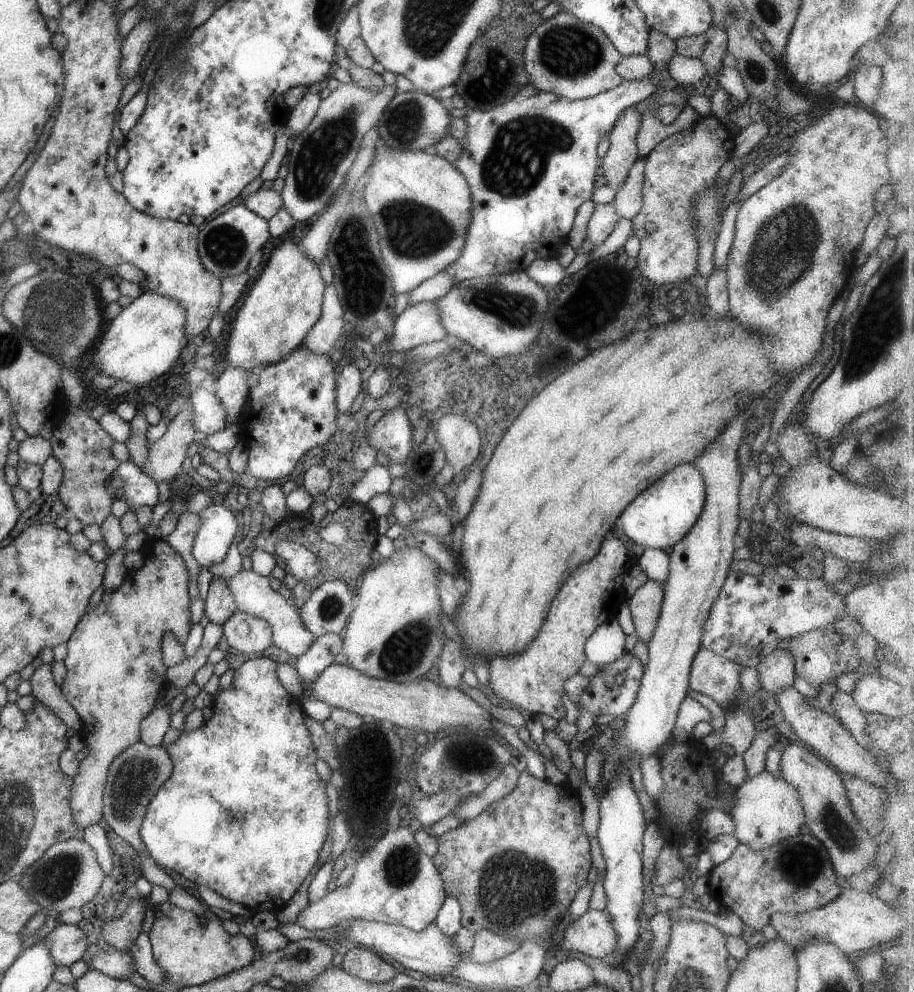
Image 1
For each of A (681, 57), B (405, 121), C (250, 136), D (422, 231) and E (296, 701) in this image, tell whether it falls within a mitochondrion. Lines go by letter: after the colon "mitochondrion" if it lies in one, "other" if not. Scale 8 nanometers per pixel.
A: other
B: mitochondrion
C: other
D: mitochondrion
E: other

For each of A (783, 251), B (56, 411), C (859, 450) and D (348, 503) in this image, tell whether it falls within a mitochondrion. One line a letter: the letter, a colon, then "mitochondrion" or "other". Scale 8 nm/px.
A: mitochondrion
B: other
C: other
D: other

